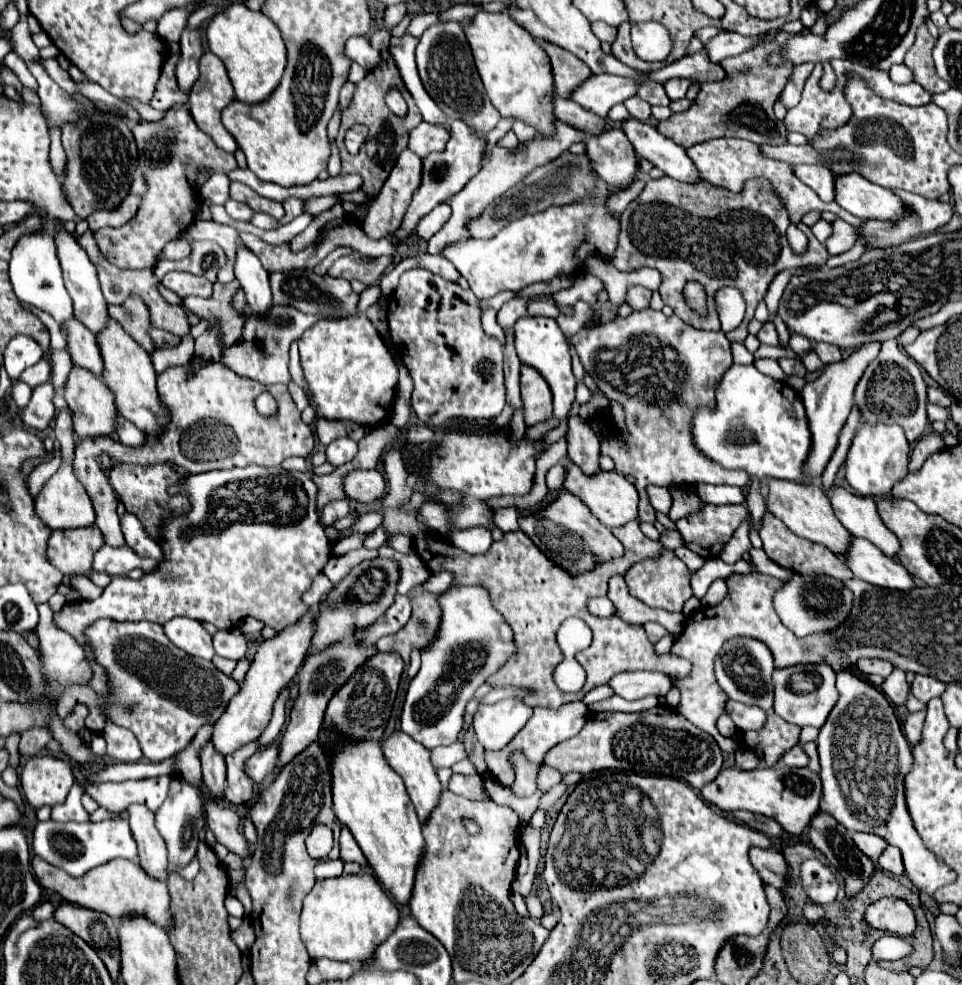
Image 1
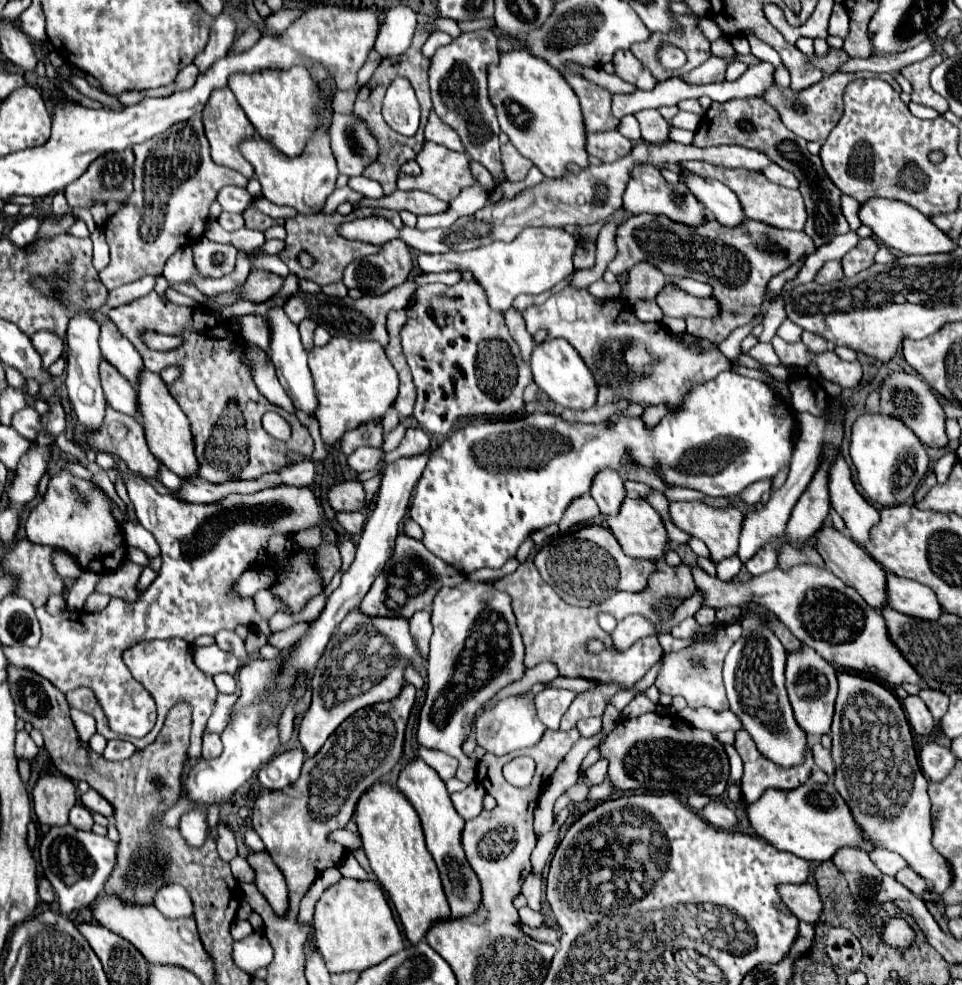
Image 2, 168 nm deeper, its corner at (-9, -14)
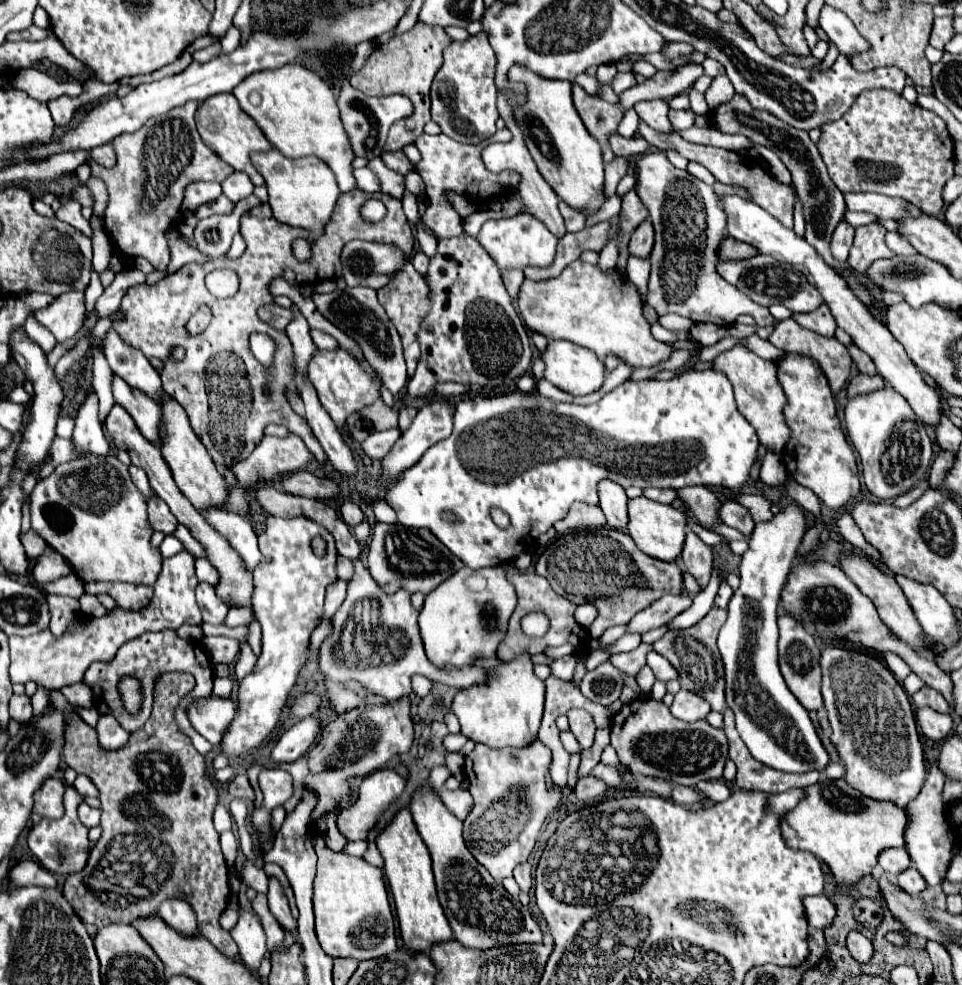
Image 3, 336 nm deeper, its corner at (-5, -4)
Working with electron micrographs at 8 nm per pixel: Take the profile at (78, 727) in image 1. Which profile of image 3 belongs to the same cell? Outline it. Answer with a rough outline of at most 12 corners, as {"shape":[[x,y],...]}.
{"shape":[[79,682],[61,694],[75,706],[91,708],[91,688]]}

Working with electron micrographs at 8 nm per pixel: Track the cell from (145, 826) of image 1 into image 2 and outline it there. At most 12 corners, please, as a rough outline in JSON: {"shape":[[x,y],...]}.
{"shape":[[165,884],[155,906],[169,918],[193,916],[181,884]]}

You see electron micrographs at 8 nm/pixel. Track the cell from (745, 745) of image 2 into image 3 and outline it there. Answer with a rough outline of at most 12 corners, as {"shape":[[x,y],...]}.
{"shape":[[723,712],[729,758],[739,788],[779,794],[819,782],[819,772],[787,774],[757,762],[743,746],[735,718]]}

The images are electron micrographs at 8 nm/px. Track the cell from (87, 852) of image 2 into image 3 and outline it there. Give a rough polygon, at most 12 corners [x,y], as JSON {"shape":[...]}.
{"shape":[[65,790],[65,816],[27,834],[31,854],[55,874],[75,874],[89,854],[77,816],[83,798]]}

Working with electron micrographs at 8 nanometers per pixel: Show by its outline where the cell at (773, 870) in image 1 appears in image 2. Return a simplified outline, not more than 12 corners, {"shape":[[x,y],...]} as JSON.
{"shape":[[811,882],[779,884],[783,904],[815,924],[823,908]]}

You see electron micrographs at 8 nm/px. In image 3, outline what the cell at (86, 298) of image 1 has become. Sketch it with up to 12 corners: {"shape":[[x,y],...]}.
{"shape":[[113,328],[105,358],[131,388],[163,404],[159,372]]}

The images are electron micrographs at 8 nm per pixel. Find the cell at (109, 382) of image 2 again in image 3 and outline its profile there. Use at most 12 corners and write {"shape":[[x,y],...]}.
{"shape":[[113,378],[113,396],[141,434],[159,444],[161,406]]}

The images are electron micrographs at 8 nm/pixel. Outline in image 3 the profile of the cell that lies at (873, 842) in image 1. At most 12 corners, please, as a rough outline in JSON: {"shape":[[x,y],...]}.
{"shape":[[905,848],[879,854],[879,866],[897,876],[911,866]]}

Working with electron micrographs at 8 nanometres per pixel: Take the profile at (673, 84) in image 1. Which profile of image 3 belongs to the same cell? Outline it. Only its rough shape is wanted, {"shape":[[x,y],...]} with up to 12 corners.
{"shape":[[689,90],[691,110],[697,116],[709,112],[705,96]]}

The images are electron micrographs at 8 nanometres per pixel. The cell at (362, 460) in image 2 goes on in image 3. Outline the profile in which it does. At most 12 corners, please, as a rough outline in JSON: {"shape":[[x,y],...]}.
{"shape":[[399,426],[375,432],[363,442],[371,458],[389,454],[397,438]]}

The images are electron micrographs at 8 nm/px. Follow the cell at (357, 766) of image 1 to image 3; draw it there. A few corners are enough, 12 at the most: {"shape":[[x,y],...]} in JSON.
{"shape":[[403,808],[379,834],[403,946],[453,938],[431,858]]}

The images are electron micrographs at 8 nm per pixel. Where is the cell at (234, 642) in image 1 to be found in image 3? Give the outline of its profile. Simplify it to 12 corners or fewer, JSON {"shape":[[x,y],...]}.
{"shape":[[199,582],[195,594],[203,620],[223,624],[229,608],[213,586]]}

